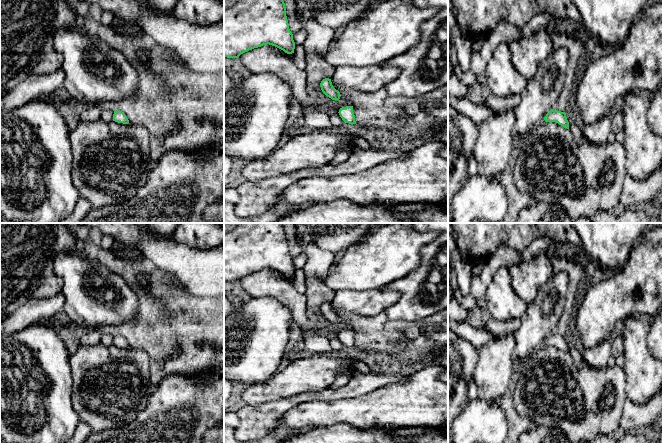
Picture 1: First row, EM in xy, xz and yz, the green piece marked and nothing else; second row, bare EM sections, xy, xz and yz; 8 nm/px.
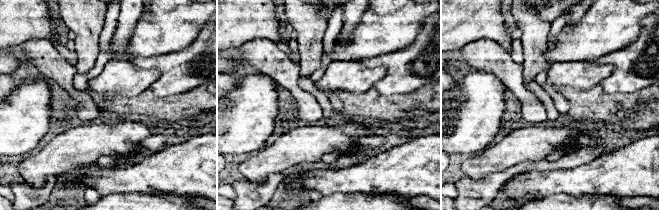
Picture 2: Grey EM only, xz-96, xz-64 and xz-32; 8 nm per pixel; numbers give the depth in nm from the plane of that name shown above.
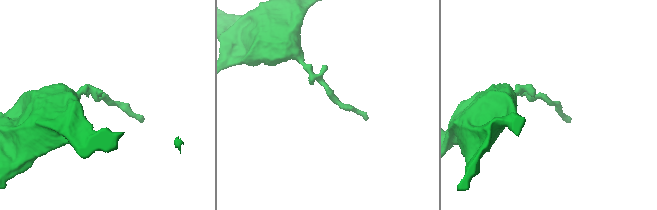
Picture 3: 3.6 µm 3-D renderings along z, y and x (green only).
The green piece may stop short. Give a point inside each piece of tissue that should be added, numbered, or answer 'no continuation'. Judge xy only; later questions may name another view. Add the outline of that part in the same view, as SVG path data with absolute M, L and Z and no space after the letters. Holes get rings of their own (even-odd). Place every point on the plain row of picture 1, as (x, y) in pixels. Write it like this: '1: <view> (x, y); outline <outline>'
1: xy (106, 338); outline M103 331L102 335L101 335L100 344L109 347L109 346L113 345L113 338L114 338L113 334L110 334L110 333Z

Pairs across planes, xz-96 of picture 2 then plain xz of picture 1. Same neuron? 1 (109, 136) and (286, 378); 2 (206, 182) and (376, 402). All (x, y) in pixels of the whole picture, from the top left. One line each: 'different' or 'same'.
1: same
2: same

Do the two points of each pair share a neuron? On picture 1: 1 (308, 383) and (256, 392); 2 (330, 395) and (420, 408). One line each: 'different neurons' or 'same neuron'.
1: same neuron
2: different neurons

